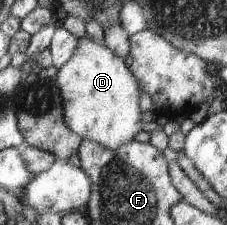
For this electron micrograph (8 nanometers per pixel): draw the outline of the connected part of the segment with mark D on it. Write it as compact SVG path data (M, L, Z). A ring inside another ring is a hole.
M92 38L80 39L73 57L58 68L58 84L64 99L66 124L84 140L118 150L143 131L141 121L142 87L126 59L108 48L105 43L95 43Z

